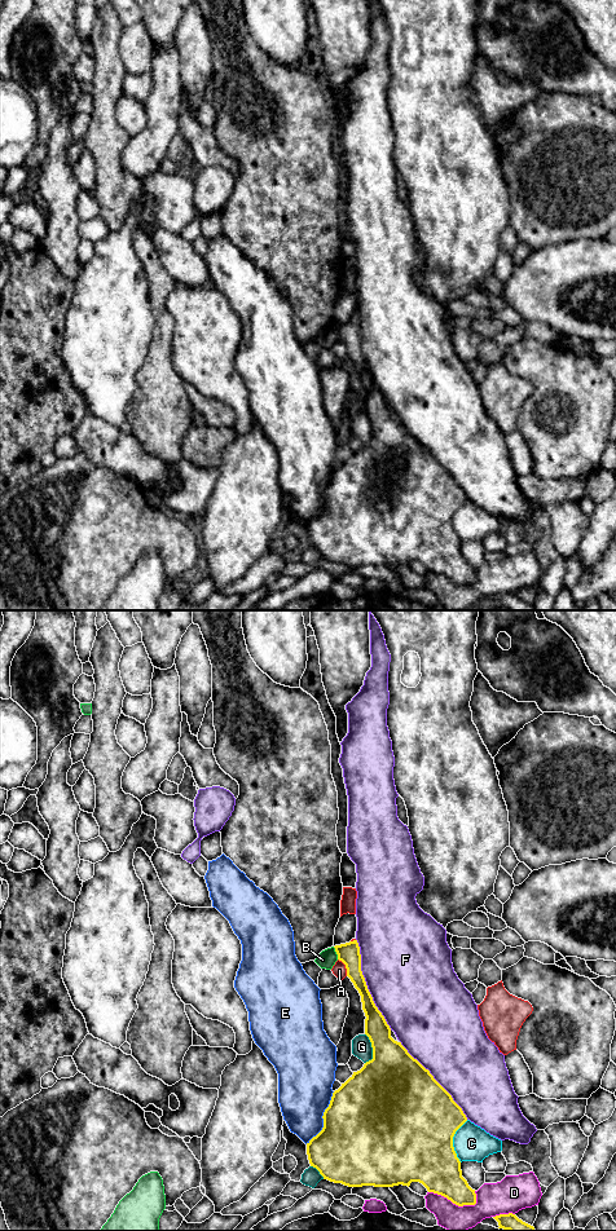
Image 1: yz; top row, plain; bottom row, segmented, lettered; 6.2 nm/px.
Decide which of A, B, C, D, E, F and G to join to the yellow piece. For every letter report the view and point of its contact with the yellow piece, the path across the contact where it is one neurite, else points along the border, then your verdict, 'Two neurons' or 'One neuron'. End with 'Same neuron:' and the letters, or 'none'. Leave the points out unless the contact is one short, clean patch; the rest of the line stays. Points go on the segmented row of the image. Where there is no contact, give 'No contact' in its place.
A: Touches yellow at yz (346, 967). Boundary: yz (338, 958), (344, 965), (347, 975). Two neurons
B: Touches yellow at yz (337, 953). Boundary: yz (333, 947), (338, 958). Two neurons
C: Touches yellow at yz (452, 1141). Two neurons
D: Touches yellow at yz (453, 1203). Two neurons
E: Touches yellow at yz (322, 1117). Two neurons
F: Touches yellow at yz (365, 984). Two neurons
G: Touches yellow at yz (373, 1049). Two neurons
Same neuron: none

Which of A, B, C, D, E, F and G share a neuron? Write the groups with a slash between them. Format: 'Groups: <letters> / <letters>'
Groups: A / B / C / D / E / F / G

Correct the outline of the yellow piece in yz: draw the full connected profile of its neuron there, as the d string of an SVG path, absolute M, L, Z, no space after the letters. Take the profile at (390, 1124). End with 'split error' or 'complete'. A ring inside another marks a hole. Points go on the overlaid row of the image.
M357 940L335 945L338 959L346 965L347 976L358 990L365 1012L365 1034L373 1047L373 1059L333 1093L329 1107L324 1112L324 1128L307 1143L311 1166L316 1168L324 1179L348 1187L393 1187L422 1183L428 1192L441 1195L458 1206L475 1205L476 1194L462 1177L461 1161L453 1147L456 1131L467 1121L462 1108L452 1095L434 1078L401 1042L391 1037L391 1028L375 1006L361 971L361 954Z | complete

